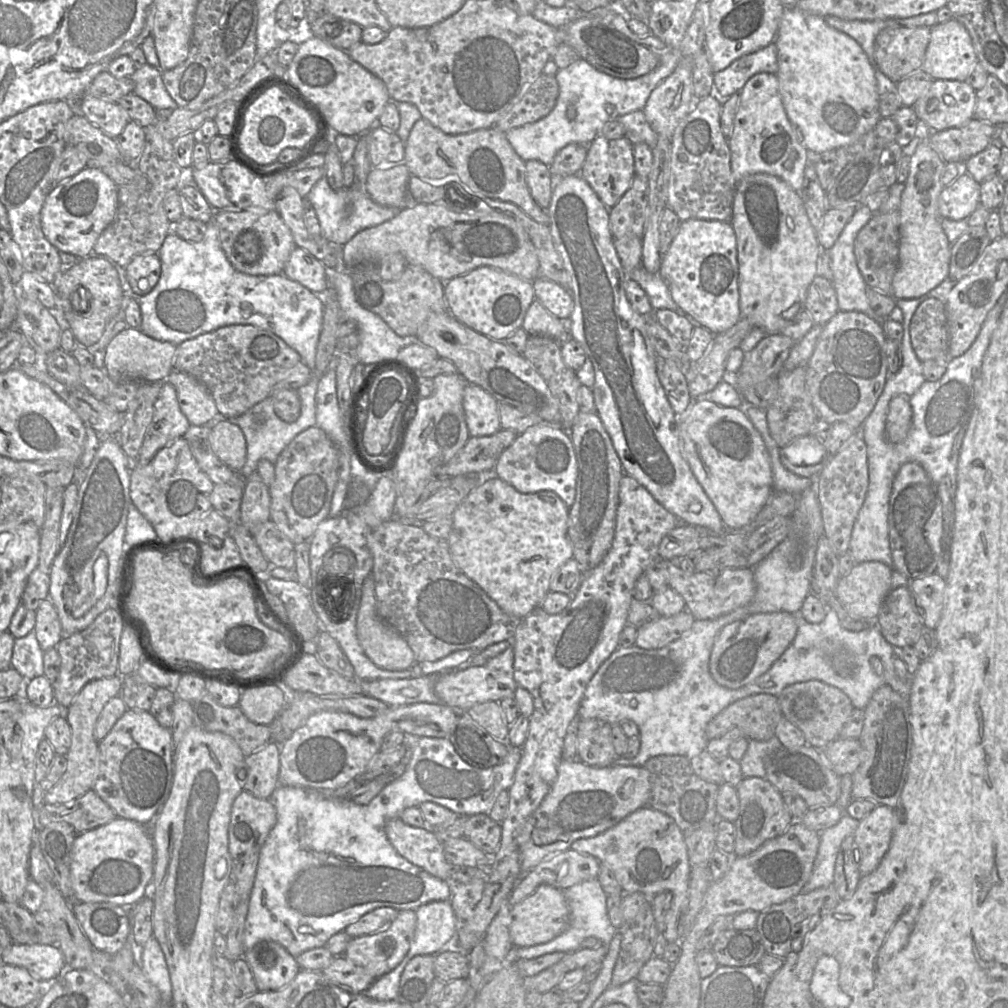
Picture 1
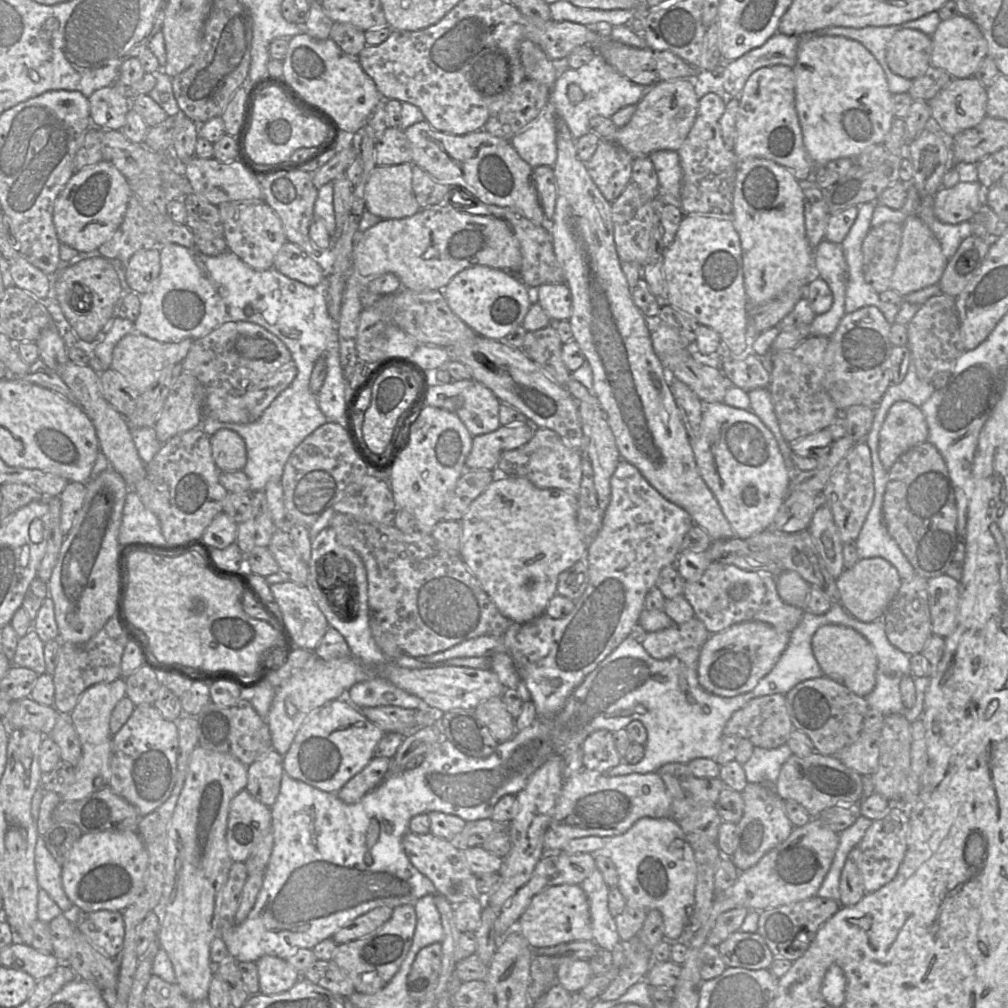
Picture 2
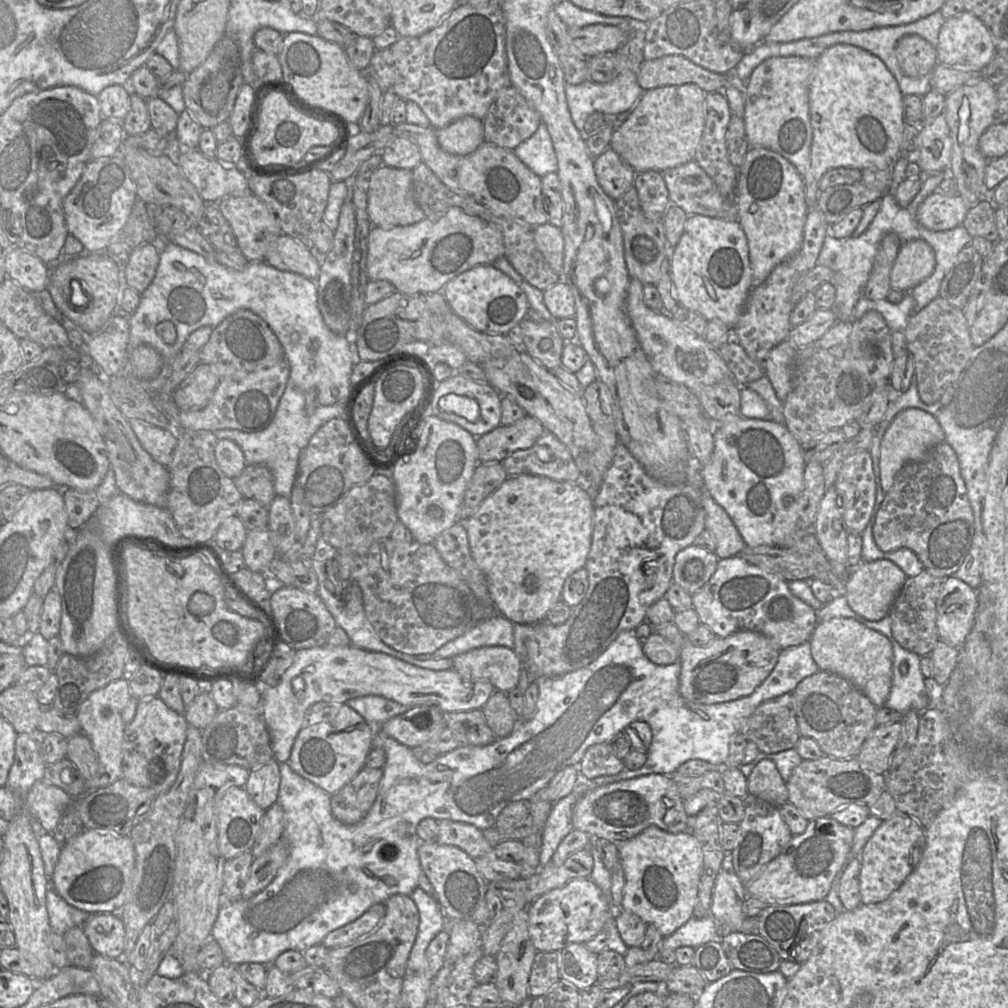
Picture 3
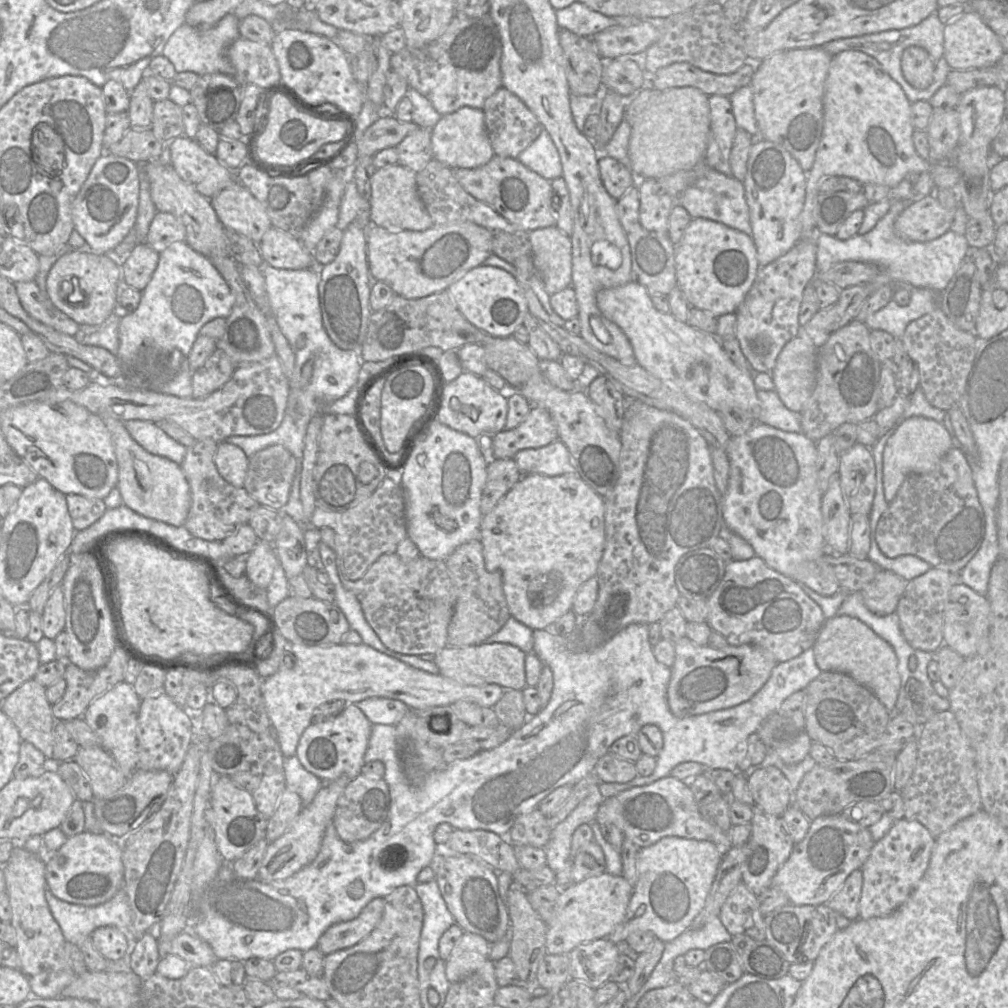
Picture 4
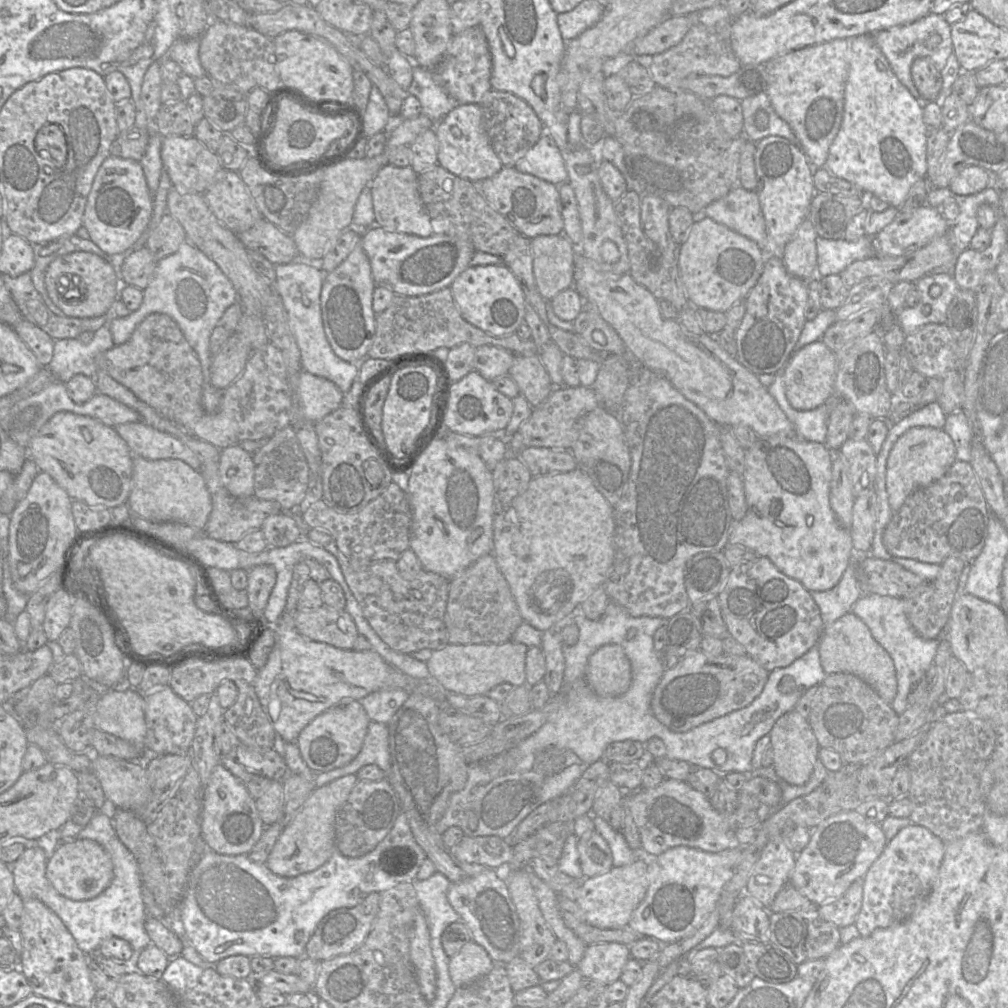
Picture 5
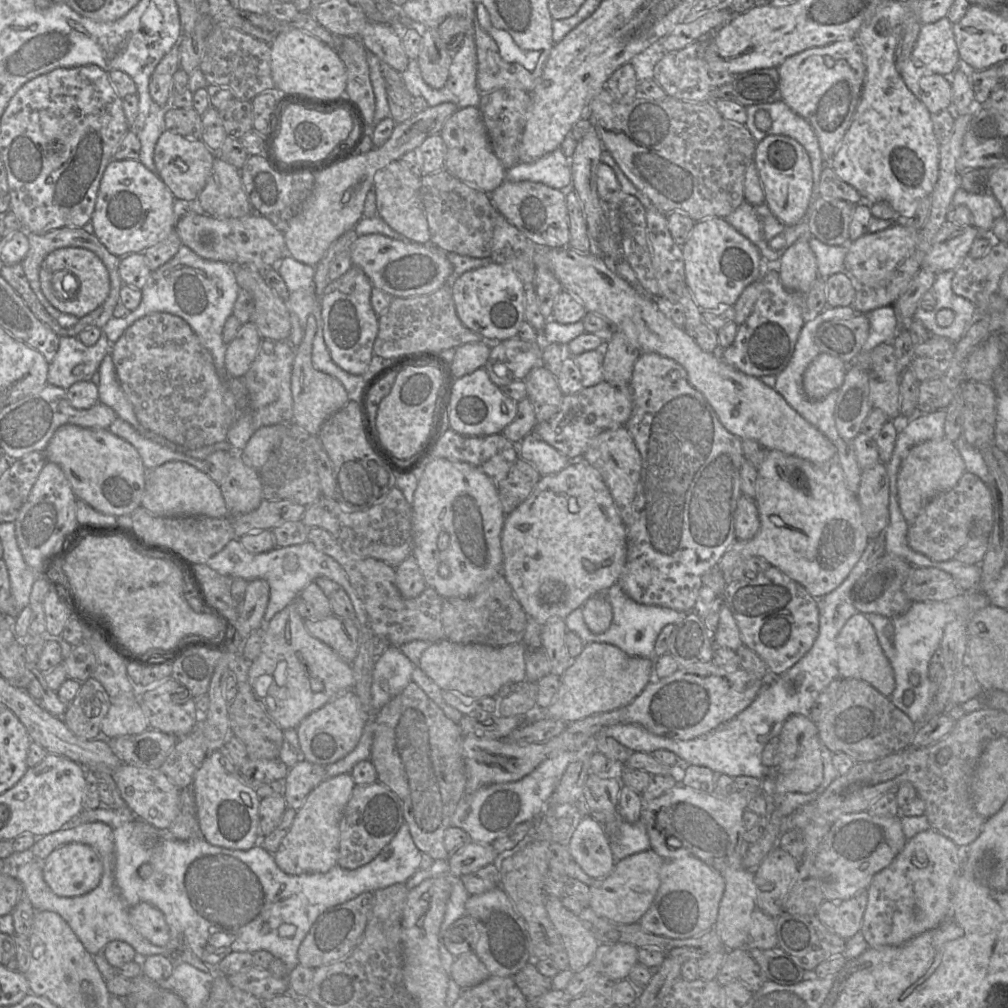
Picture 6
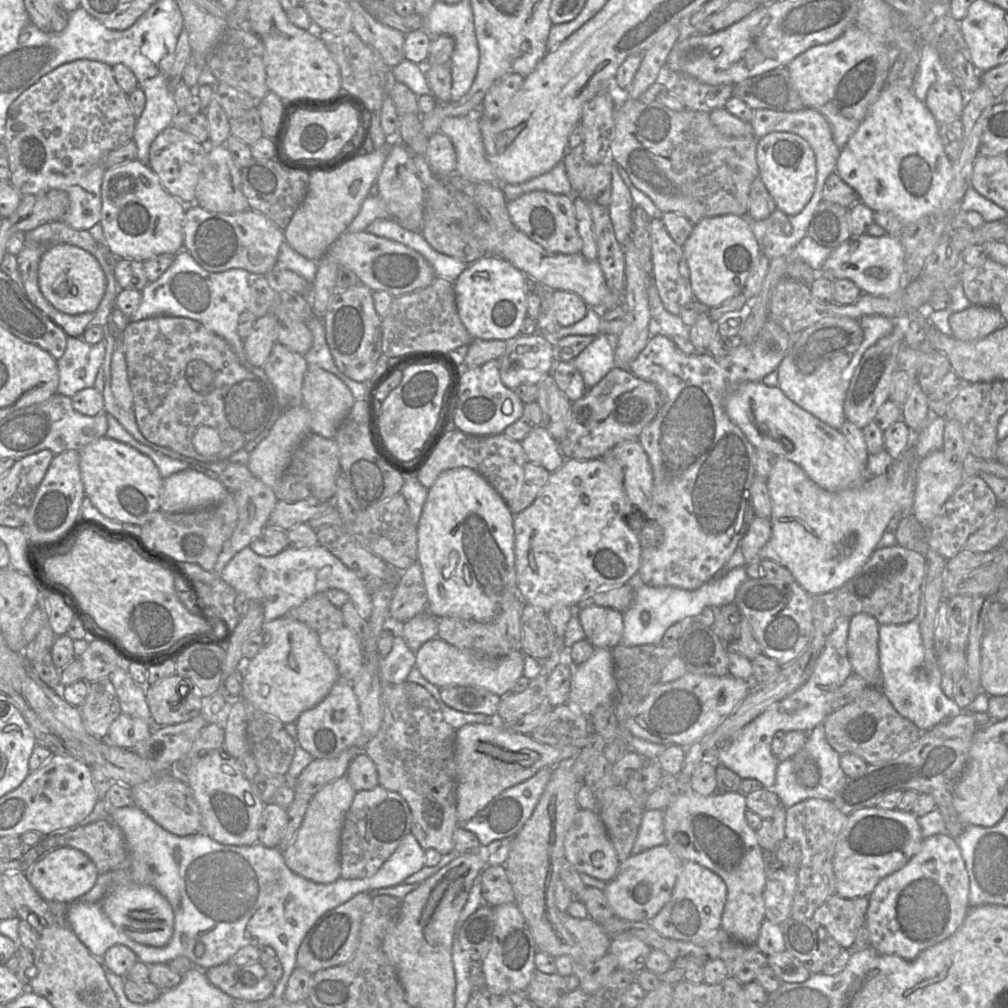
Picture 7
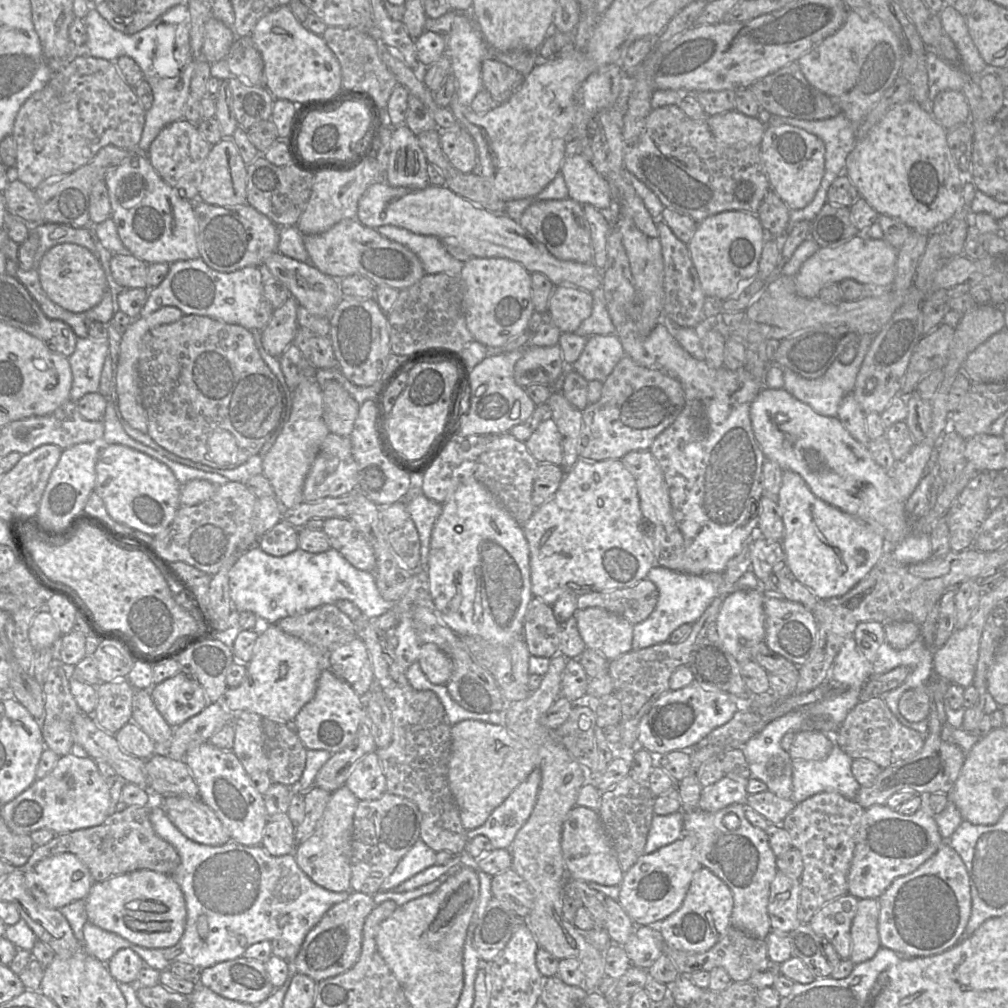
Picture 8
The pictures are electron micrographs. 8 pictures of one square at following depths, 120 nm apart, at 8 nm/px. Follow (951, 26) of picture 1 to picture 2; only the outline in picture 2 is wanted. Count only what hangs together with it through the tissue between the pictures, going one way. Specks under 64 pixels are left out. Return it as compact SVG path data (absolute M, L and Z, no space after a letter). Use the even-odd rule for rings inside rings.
M960 14L941 20L930 37L931 66L946 71L954 79L972 77L988 53L988 44L980 28L972 20Z

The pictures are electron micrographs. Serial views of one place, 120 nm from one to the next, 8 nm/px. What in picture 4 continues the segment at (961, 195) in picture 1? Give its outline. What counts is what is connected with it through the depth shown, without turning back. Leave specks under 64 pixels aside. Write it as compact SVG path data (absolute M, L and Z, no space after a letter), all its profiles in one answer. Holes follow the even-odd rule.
M926 195L909 204L894 222L895 233L903 240L927 242L947 232L955 209L941 205L934 195Z

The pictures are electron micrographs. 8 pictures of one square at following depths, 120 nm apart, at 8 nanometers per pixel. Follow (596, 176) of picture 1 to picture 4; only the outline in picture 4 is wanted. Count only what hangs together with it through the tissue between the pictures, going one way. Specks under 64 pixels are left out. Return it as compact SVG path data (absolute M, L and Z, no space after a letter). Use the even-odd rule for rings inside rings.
M606 154L601 155L598 165L603 185L615 200L619 200L637 183L631 168Z

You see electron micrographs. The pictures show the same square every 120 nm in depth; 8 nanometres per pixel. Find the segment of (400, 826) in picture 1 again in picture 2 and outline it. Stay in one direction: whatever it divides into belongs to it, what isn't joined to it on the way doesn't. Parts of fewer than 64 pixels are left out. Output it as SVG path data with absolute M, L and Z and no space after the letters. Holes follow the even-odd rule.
M408 831L402 839L402 846L413 866L425 875L434 884L437 893L445 897L453 906L468 899L482 897L476 886L475 874L471 871L463 851L450 841L431 832L415 834Z

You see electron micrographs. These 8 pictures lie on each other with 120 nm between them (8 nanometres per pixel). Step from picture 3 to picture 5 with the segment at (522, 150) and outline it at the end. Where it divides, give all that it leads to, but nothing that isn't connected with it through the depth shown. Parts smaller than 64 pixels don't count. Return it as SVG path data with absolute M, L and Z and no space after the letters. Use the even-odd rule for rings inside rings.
M544 133L539 141L521 158L515 168L559 186L568 181L562 154L553 138Z

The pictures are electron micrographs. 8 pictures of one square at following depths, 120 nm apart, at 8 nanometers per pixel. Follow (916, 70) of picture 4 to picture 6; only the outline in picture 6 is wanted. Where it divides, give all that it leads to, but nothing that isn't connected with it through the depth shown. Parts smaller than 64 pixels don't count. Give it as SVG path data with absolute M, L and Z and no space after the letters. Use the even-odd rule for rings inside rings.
M932 74L919 80L920 100L930 113L951 109L952 87L950 78Z

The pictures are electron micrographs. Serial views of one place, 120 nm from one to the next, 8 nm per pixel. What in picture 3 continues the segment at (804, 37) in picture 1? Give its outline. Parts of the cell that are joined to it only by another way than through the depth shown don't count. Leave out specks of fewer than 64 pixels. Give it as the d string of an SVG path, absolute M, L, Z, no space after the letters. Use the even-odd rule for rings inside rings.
M836 44L814 60L809 82L809 114L812 127L810 166L803 175L807 207L817 205L821 177L830 169L851 167L864 169L875 166L892 169L901 152L904 129L903 94L885 64L873 54L848 44Z

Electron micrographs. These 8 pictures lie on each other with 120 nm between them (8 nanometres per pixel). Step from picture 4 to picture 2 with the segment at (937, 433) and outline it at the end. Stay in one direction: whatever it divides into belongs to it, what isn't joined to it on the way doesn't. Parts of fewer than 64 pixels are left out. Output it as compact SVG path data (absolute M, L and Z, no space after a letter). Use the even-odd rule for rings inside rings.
M905 401L895 402L879 433L878 453L883 467L889 471L901 455L927 439L928 426L920 408Z

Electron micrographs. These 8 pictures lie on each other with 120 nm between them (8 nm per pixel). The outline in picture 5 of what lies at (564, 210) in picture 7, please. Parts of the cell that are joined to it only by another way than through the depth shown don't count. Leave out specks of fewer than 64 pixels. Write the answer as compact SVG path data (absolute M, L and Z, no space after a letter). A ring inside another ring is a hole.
M503 167L496 175L473 183L487 202L527 238L563 233L564 220L559 186L534 175L522 173L515 167Z

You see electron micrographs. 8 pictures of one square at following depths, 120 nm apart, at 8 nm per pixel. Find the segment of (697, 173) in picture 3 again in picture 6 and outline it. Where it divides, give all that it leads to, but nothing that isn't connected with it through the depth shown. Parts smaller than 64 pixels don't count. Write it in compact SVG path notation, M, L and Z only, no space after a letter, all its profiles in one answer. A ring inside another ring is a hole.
M744 201L724 219L758 248L763 260L769 266L777 267L777 263L786 249L788 249L800 237L809 237L809 210L810 204L803 219L793 226L788 226L779 221L771 213L766 203L761 205L751 205L747 201Z

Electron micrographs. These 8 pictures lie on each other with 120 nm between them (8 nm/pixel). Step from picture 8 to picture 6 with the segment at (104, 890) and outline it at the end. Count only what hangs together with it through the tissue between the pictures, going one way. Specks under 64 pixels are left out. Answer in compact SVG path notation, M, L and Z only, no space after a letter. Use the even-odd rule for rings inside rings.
M141 902L129 908L129 922L146 940L156 946L165 946L170 930L163 913L155 906Z

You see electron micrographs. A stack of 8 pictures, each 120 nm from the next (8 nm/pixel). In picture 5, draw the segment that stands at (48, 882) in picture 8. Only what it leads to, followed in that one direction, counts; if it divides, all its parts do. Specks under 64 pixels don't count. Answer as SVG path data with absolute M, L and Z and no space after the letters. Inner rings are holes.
M89 839L62 840L47 861L46 876L64 897L75 901L100 895L111 884L114 868L111 857L97 842Z

